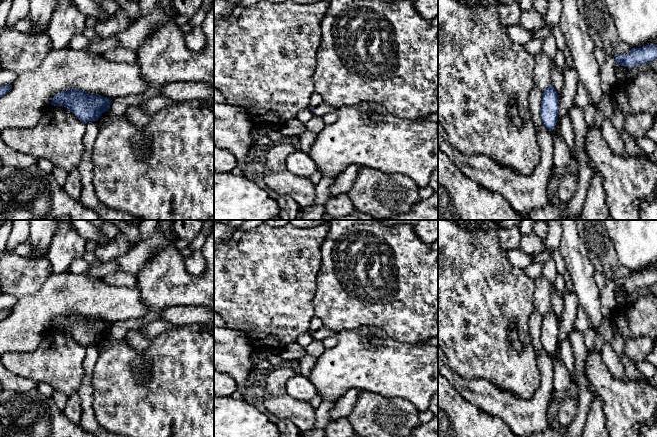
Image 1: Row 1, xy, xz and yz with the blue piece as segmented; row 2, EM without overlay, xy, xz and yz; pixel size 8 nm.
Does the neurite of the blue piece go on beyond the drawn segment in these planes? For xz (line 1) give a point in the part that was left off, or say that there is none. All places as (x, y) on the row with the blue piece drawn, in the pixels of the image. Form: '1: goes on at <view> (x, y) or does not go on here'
1: does not go on here

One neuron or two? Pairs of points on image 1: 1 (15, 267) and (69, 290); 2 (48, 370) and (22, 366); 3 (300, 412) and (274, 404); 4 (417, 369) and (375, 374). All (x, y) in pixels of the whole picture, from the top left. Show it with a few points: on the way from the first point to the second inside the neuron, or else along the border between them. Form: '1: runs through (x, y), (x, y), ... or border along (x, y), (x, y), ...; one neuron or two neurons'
1: border along (52, 273), (36, 291), (26, 294); two neurons
2: runs through (42, 366), (28, 366); one neuron
3: runs through (294, 410), (280, 406); one neuron
4: runs through (407, 370), (385, 370); one neuron

